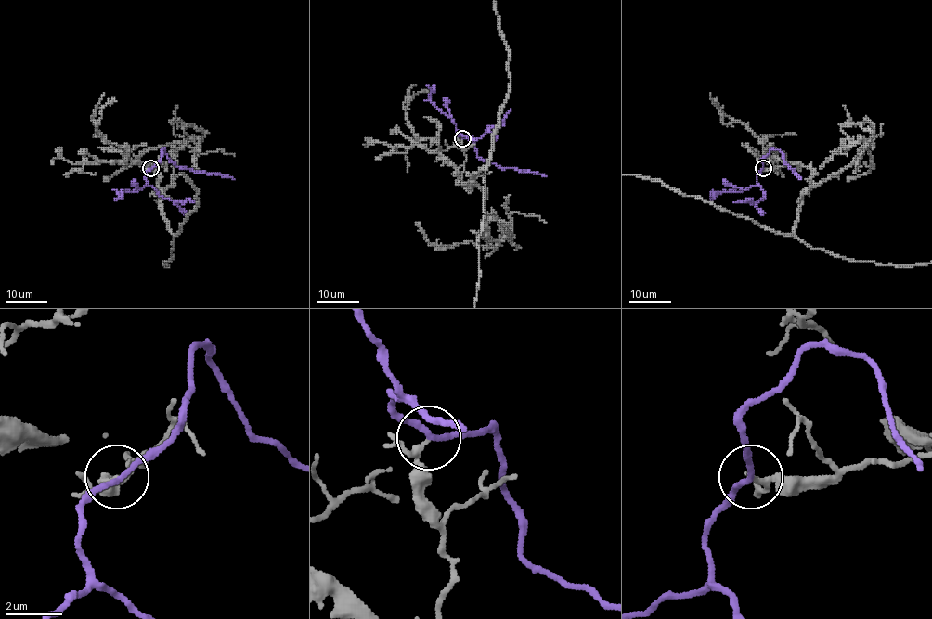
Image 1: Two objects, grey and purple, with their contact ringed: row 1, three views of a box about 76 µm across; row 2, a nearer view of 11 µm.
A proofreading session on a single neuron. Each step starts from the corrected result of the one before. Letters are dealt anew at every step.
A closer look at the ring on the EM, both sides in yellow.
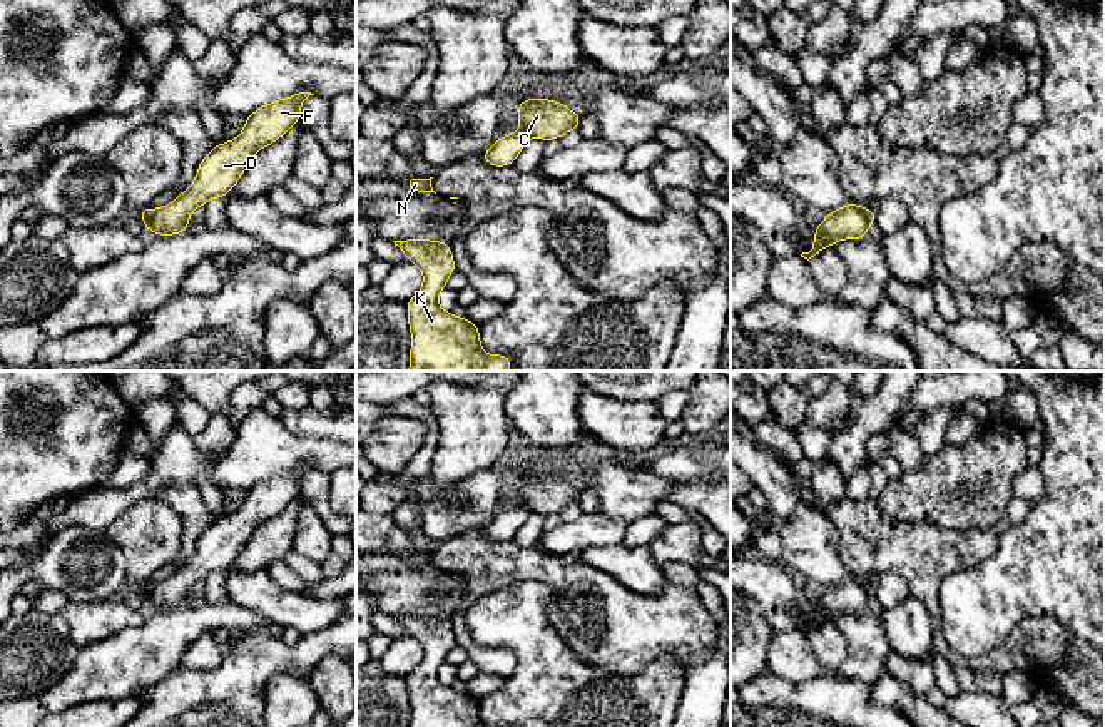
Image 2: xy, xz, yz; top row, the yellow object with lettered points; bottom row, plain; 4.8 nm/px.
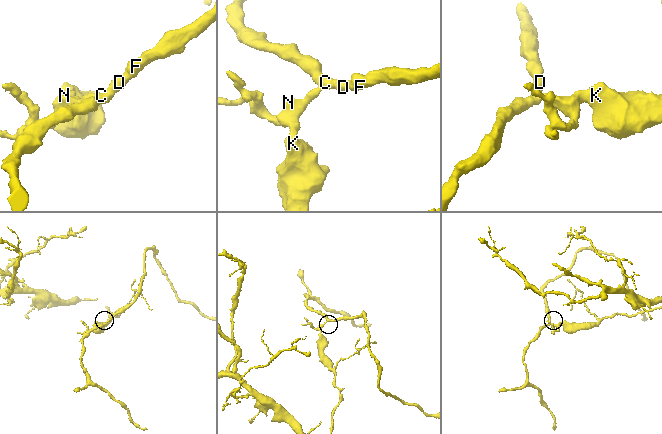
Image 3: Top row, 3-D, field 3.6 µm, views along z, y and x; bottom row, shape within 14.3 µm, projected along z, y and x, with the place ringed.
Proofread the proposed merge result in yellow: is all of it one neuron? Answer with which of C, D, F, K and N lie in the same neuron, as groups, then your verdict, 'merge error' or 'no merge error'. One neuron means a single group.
groups C D F / K N; merge error

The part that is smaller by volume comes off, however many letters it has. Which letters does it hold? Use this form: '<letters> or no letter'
C, D, F

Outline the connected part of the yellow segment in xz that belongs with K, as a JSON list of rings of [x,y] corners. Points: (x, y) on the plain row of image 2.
[[[431,613],[393,615],[406,635],[423,647],[421,663],[406,675],[411,707],[410,727],[485,727],[480,700],[468,692],[443,685],[438,670],[456,645],[450,618]]]

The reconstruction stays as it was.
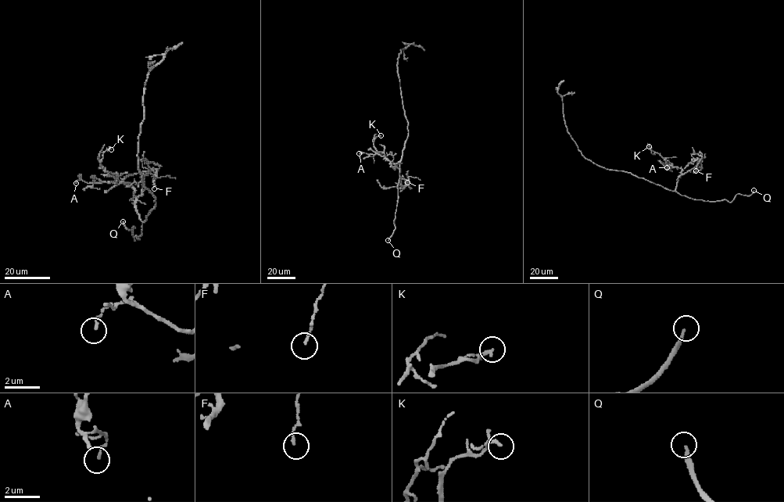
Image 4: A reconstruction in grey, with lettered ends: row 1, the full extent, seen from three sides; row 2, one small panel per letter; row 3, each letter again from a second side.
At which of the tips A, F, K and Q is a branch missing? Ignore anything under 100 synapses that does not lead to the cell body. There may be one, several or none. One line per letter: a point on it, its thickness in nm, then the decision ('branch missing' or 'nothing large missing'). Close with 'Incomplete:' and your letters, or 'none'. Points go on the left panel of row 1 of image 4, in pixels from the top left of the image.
A: place (76, 183); calibre 130 nm; nothing large missing
F: place (154, 188); calibre 140 nm; nothing large missing
K: place (111, 149); calibre 170 nm; nothing large missing
Q: place (123, 221); calibre 180 nm; branch missing
Incomplete: Q

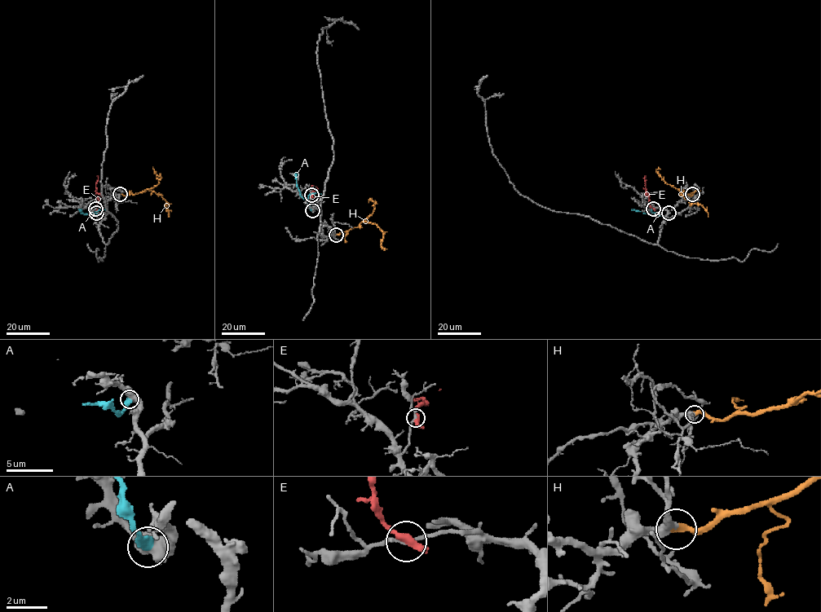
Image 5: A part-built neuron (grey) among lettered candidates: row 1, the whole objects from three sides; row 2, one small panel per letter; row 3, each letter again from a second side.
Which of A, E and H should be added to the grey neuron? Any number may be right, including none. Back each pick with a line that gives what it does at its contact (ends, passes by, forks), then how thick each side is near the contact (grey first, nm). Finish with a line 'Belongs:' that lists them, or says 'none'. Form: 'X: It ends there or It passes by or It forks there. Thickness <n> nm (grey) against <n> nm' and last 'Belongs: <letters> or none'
H: It ends there. Thickness 400 nm (grey) against 360 nm
Belongs: H

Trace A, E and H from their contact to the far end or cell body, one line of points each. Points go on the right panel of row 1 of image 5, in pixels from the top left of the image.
A: (668, 213), (666, 216), (661, 216), (631, 209)
E: (653, 209), (645, 188), (645, 176)
H: (692, 194), (679, 189), (690, 203), (702, 205), (708, 217)

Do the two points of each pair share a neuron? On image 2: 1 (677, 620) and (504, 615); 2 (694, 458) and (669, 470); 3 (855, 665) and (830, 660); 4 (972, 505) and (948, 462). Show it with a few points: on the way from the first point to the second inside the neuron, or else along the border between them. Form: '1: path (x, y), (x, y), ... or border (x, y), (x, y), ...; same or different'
1: border (529, 582), (550, 589), (547, 619), (570, 649); different
2: path (687, 463), (676, 465); same
3: border (835, 624), (846, 644), (846, 657), (836, 672); different
4: path (972, 495), (958, 482), (955, 472); same

